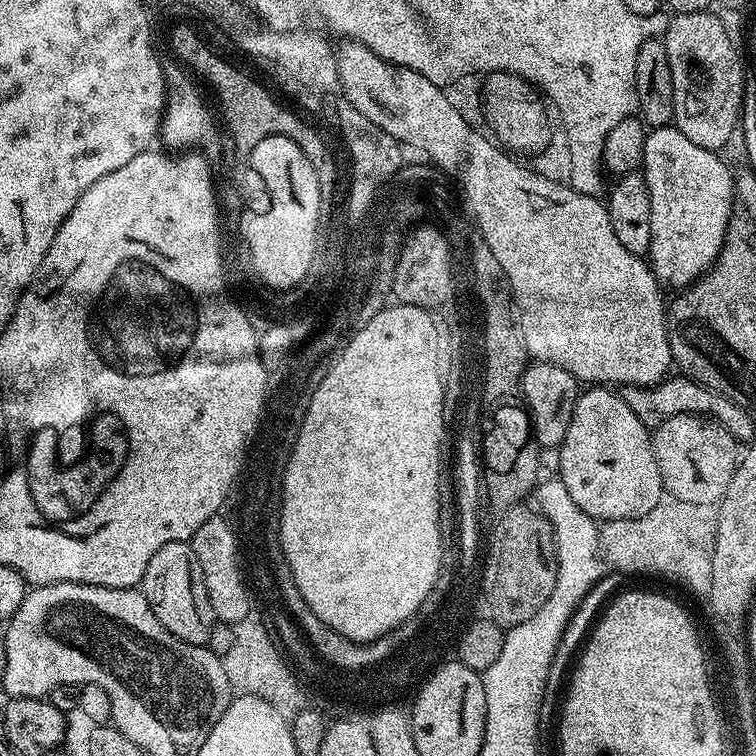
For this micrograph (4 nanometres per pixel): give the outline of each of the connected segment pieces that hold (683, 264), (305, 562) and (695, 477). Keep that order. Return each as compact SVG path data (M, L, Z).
M674 126L654 128L646 138L642 175L650 190L650 250L647 259L661 285L668 284L675 290L683 290L700 279L711 268L724 245L728 221L734 215L734 195L731 170L720 152L711 152L702 146L694 146L686 134Z
M396 302L385 306L376 317L366 323L364 329L354 333L332 360L326 378L314 390L310 406L306 410L306 418L300 431L296 433L296 441L285 466L280 542L285 560L289 563L289 571L293 574L293 581L306 605L326 626L360 644L369 644L406 623L424 605L424 600L431 594L439 576L439 474L441 444L445 436L446 401L443 398L443 382L439 378L437 351L442 346L442 340L436 324L438 325L437 317L429 309Z
M689 412L678 414L674 418L666 418L666 422L662 422L652 432L652 449L654 458L658 458L658 474L662 474L662 481L667 481L668 488L676 496L704 504L718 504L726 494L738 463L736 448L738 441L732 437L730 430L726 430L726 426L711 416L692 416Z

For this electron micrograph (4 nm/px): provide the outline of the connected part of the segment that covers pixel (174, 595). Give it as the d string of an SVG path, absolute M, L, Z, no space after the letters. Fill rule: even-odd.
M189 541L170 542L150 558L146 565L146 574L140 579L139 589L146 602L150 602L150 610L154 610L154 618L170 630L177 638L187 644L203 644L208 641L210 630L216 623L213 607L210 606L209 594L201 567Z

